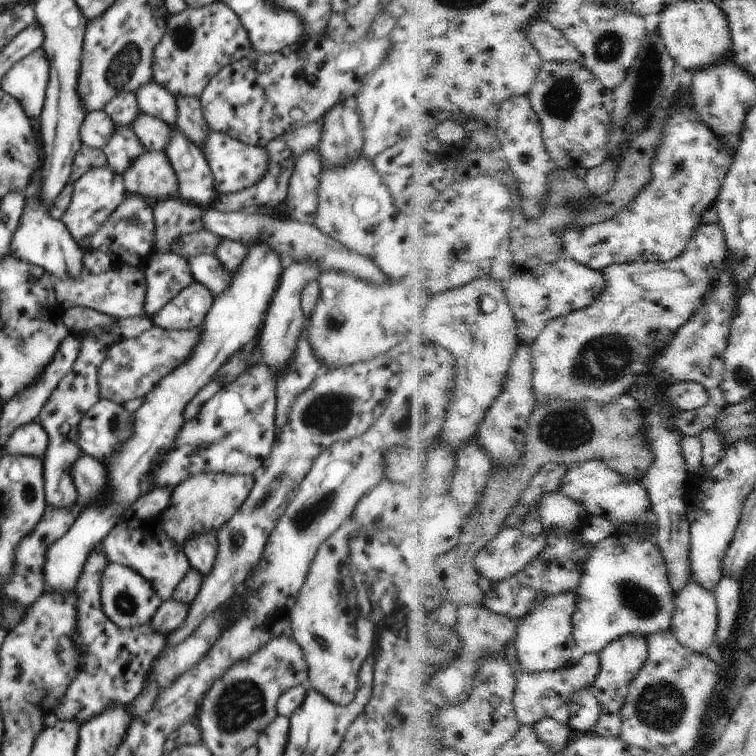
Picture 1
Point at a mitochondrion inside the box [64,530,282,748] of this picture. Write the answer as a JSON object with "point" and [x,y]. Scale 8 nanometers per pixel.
{"point":[242,703]}

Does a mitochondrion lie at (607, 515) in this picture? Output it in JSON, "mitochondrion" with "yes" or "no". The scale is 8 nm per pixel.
{"mitochondrion":"no"}

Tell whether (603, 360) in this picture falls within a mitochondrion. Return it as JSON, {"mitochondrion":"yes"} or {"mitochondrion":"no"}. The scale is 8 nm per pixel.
{"mitochondrion":"yes"}

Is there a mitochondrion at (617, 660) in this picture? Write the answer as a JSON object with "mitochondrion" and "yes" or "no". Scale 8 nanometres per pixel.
{"mitochondrion":"no"}

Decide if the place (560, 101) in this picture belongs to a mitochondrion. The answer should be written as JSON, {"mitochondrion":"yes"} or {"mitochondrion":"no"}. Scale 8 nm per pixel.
{"mitochondrion":"yes"}

